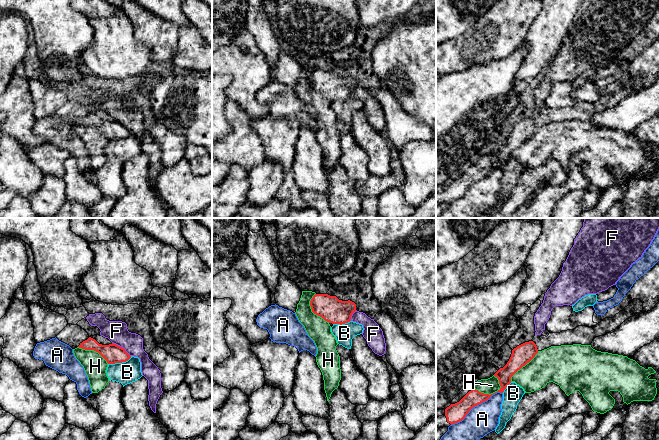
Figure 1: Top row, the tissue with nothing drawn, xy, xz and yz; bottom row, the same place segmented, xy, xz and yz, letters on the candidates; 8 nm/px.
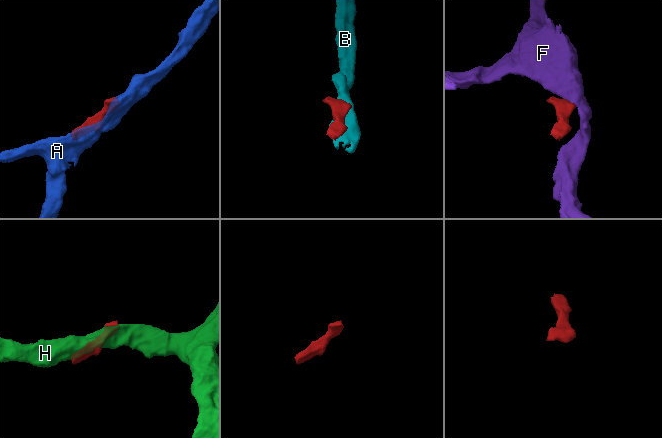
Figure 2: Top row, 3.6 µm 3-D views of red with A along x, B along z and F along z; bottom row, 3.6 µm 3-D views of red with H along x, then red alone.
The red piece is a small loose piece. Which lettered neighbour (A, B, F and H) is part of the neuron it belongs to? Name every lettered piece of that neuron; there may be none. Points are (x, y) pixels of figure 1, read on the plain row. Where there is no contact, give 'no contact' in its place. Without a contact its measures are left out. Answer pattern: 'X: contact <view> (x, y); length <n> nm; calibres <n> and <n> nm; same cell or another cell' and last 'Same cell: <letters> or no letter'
A: contact yz (476, 181); length 500 nm; calibres 150 and 240 nm; another cell
B: contact xy (119, 138); length 200 nm; calibres 160 and 180 nm; another cell
F: contact xy (121, 123); length 190 nm; calibres 160 and 180 nm; another cell
H: contact yz (487, 170); length 220 nm; calibres 130 and 130 nm; another cell
Same cell: no letter

